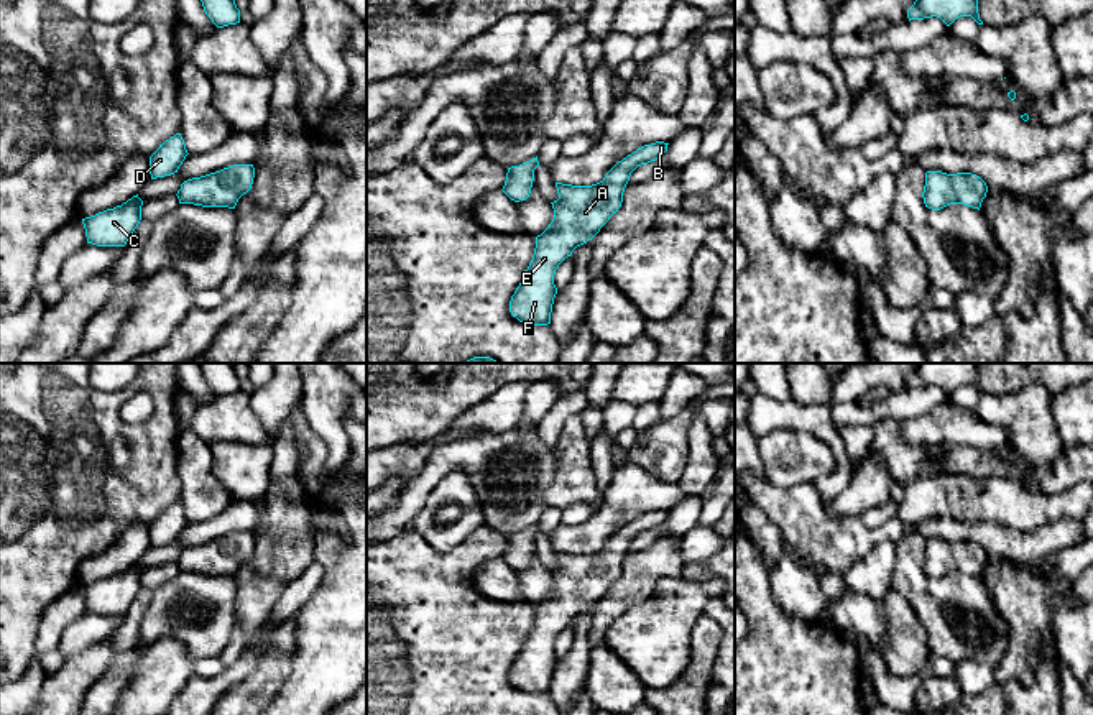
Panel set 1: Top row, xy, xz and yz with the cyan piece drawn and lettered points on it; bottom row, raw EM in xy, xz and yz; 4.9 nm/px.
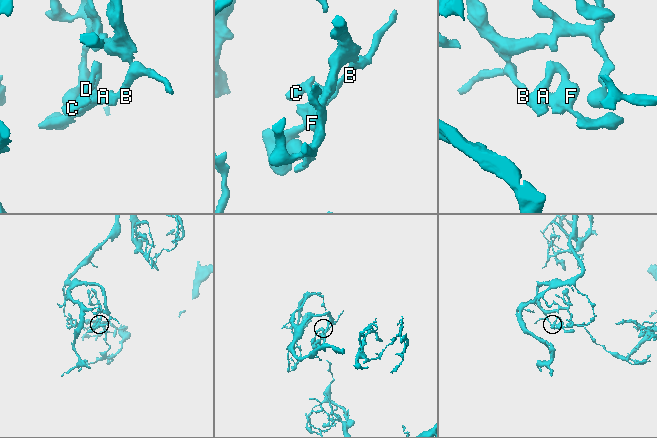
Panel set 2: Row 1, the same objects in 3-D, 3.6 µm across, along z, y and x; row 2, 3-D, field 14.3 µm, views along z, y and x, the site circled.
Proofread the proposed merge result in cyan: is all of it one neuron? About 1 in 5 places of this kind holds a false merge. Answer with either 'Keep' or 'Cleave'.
Keep

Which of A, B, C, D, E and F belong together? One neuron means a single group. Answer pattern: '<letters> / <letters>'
A B C D E F

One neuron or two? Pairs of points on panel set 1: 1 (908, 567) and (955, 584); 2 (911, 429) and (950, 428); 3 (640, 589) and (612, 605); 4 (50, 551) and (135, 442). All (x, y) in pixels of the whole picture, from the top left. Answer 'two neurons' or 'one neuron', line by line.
1: one neuron
2: one neuron
3: one neuron
4: one neuron

